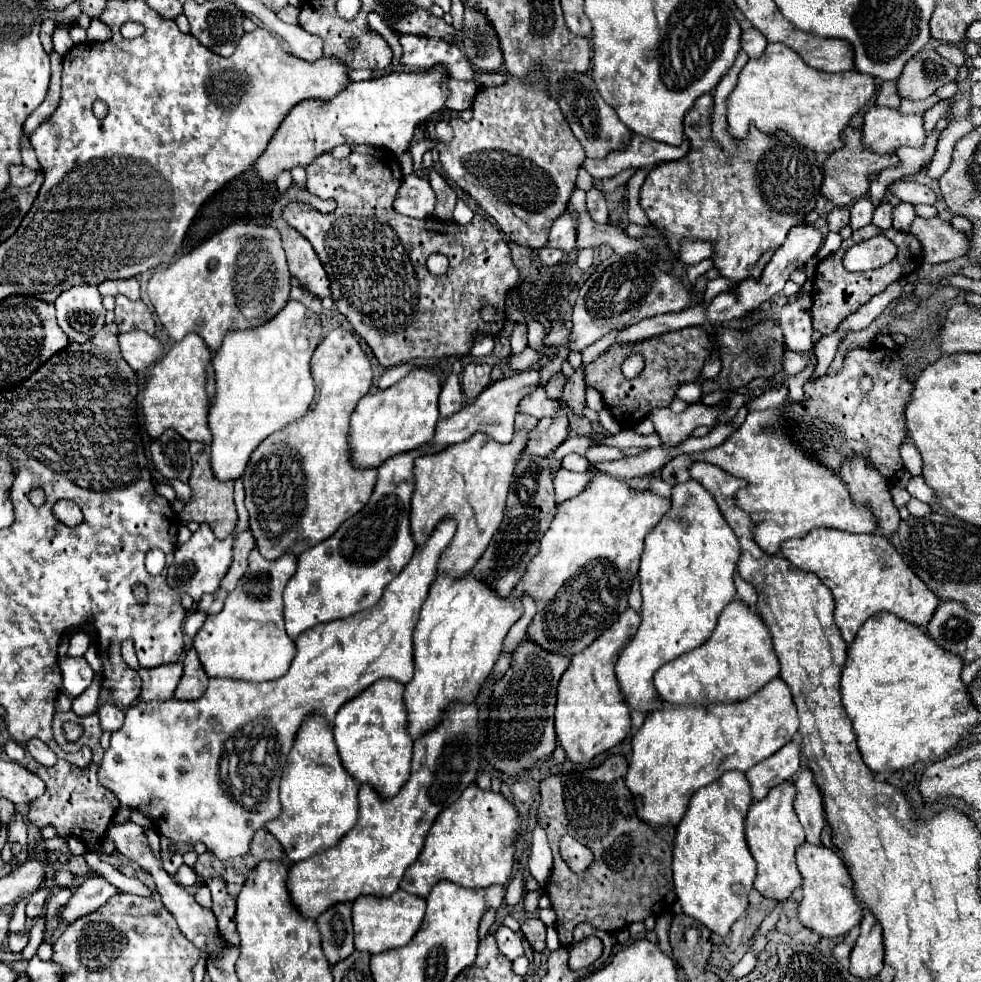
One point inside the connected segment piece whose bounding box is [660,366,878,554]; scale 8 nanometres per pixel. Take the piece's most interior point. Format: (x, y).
(789, 492)

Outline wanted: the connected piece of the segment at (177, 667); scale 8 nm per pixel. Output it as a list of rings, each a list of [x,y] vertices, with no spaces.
[[[182,662],[162,664],[148,670],[142,668],[138,674],[142,678],[142,692],[140,692],[142,702],[168,700],[174,696],[174,690],[182,676]]]

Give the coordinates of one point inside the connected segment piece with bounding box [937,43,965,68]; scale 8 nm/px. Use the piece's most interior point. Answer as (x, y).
(950, 52)

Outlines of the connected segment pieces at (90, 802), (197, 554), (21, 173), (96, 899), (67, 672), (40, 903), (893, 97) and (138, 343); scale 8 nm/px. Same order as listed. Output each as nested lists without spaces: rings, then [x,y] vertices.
[[[58,712],[54,716],[54,738],[60,744],[60,730],[64,726],[64,722],[76,722],[82,726],[82,736],[76,742],[70,742],[70,746],[88,746],[92,750],[92,762],[86,768],[78,768],[66,760],[60,760],[56,766],[46,768],[38,762],[28,762],[28,770],[32,770],[34,774],[38,774],[44,784],[46,784],[46,792],[44,796],[36,798],[34,802],[30,802],[30,812],[28,812],[28,820],[36,826],[48,826],[52,824],[60,836],[78,836],[80,840],[88,842],[88,844],[96,844],[102,842],[104,832],[108,828],[108,824],[112,822],[118,804],[116,798],[112,798],[112,794],[98,782],[98,766],[102,760],[102,746],[100,746],[100,718],[96,714],[88,714],[88,716],[76,716],[74,712]]]
[[[240,508],[238,510],[238,524],[232,532],[232,536],[220,540],[212,534],[212,528],[210,524],[200,524],[200,528],[192,534],[192,538],[178,546],[176,552],[174,552],[174,562],[170,564],[168,568],[168,584],[172,584],[172,588],[176,588],[176,592],[186,592],[194,598],[194,602],[200,600],[202,594],[208,594],[208,592],[216,592],[220,588],[220,582],[222,578],[226,576],[230,564],[232,564],[232,544],[236,540],[236,536],[240,532],[244,532],[248,528],[248,512],[246,508]]]
[[[18,164],[18,166],[10,166],[8,172],[10,172],[10,182],[12,182],[14,186],[20,186],[20,188],[32,184],[32,180],[36,178],[36,172],[30,170],[30,168],[24,168],[22,164]]]
[[[94,874],[88,876],[72,894],[70,902],[62,908],[60,916],[66,922],[74,922],[80,916],[86,916],[94,910],[98,910],[100,906],[104,906],[114,894],[118,894],[116,886],[112,886],[106,878]]]
[[[68,654],[60,656],[60,670],[62,670],[62,678],[64,678],[64,690],[72,696],[82,694],[94,678],[94,672],[84,656],[80,656],[80,658],[72,658]]]
[[[40,890],[40,894],[38,894],[38,898],[30,898],[28,900],[28,904],[26,904],[26,914],[28,916],[40,916],[42,914],[42,910],[44,910],[44,900],[48,898],[48,892],[46,890]]]
[[[896,80],[880,84],[880,92],[878,92],[876,104],[890,106],[890,108],[898,108],[900,106],[900,96],[898,96],[898,88],[896,88]]]
[[[134,330],[134,332],[126,332],[126,334],[118,334],[118,338],[120,338],[120,348],[122,348],[124,360],[136,372],[150,368],[164,354],[164,344],[148,332]]]

